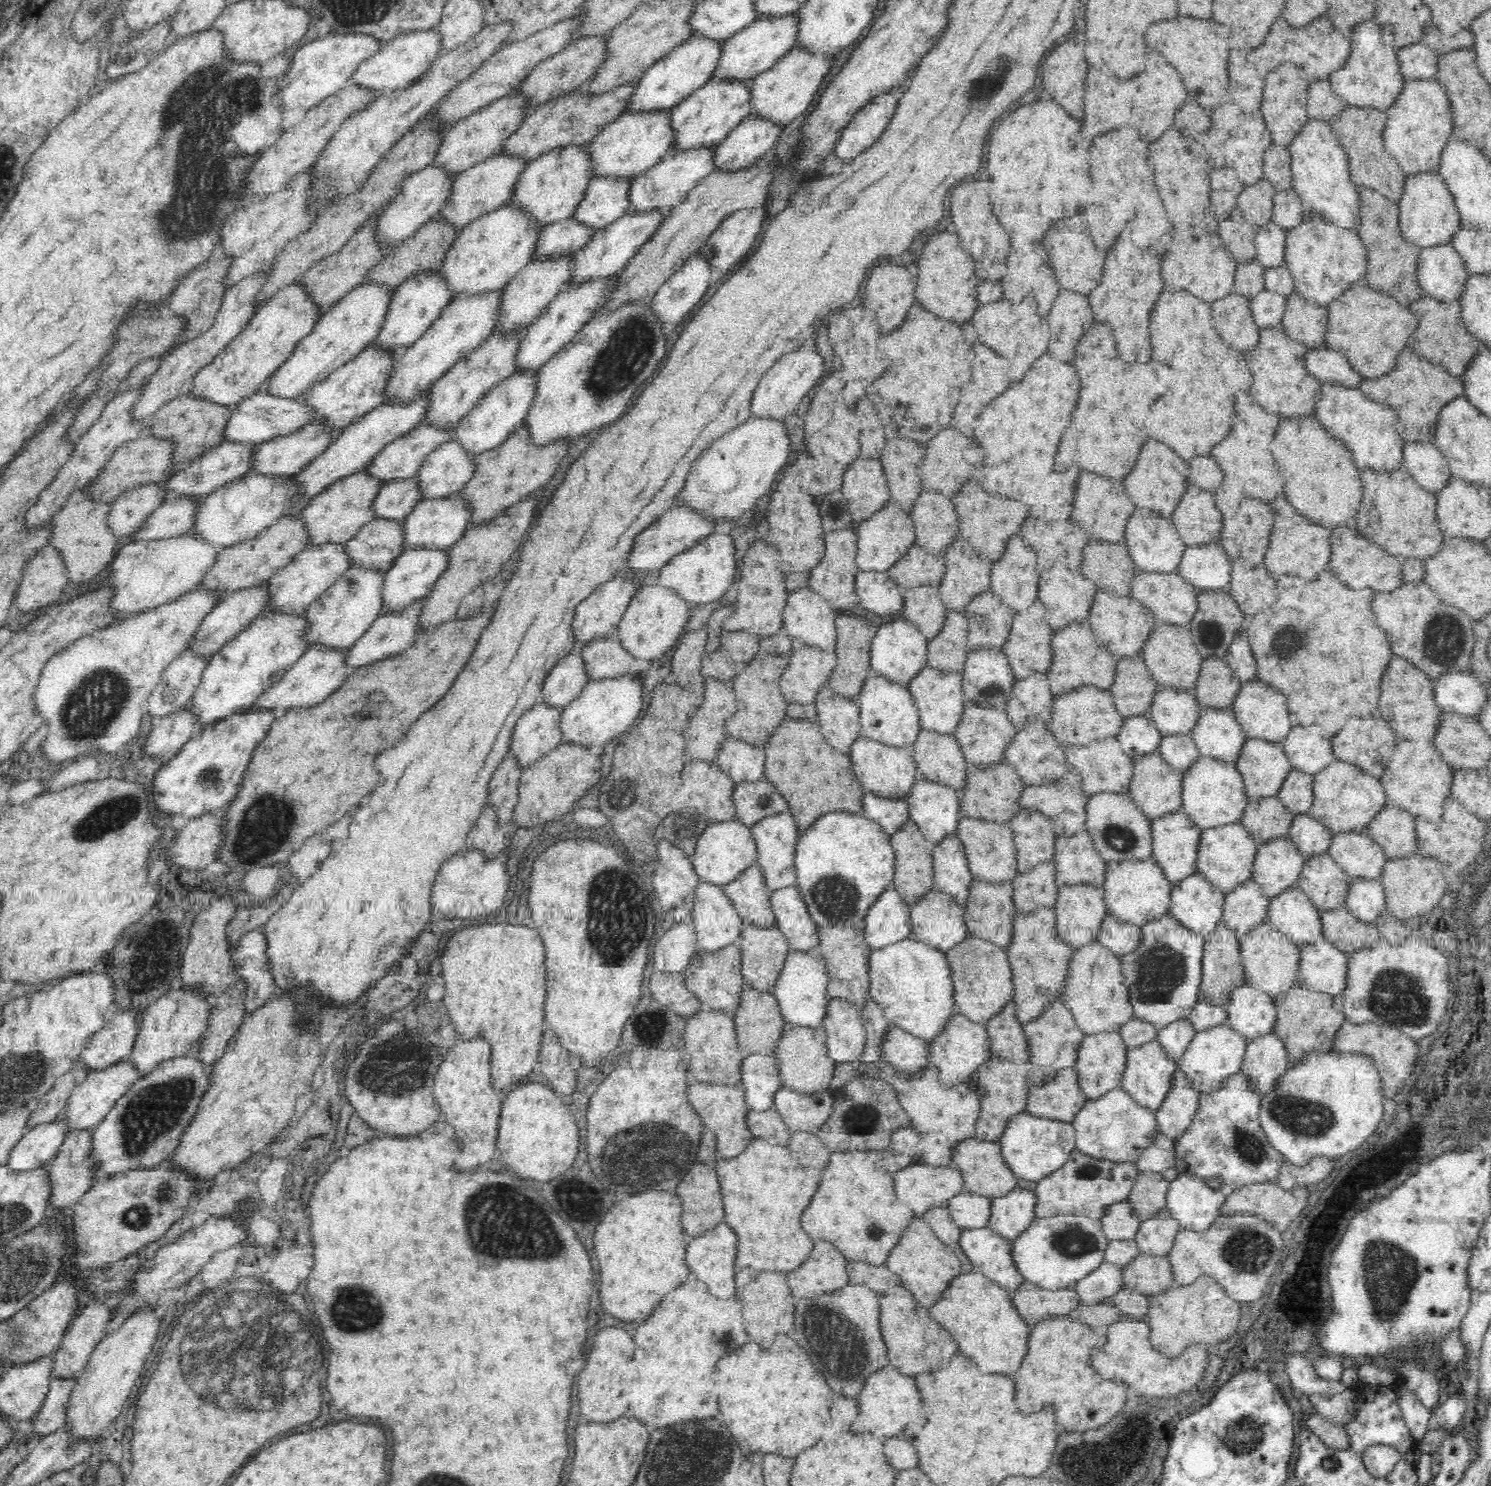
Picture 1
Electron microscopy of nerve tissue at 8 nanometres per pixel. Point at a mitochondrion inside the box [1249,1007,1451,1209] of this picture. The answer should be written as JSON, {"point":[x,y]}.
{"point":[1310,1119]}

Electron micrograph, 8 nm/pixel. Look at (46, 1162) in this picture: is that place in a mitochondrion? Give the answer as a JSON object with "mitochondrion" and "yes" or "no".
{"mitochondrion":"no"}

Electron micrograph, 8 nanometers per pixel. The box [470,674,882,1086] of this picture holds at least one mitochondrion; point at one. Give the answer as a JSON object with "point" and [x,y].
{"point":[609,932]}

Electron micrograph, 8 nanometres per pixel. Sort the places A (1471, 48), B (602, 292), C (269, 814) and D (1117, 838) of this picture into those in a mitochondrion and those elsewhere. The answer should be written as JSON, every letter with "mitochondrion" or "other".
{"A":"other","B":"other","C":"mitochondrion","D":"mitochondrion"}

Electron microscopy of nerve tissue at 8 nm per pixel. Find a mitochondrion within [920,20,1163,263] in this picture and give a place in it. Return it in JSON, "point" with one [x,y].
{"point":[979,89]}

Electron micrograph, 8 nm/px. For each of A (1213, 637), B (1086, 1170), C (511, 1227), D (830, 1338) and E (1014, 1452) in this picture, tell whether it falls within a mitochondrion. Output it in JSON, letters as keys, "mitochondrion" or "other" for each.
{"A":"mitochondrion","B":"mitochondrion","C":"mitochondrion","D":"mitochondrion","E":"other"}

